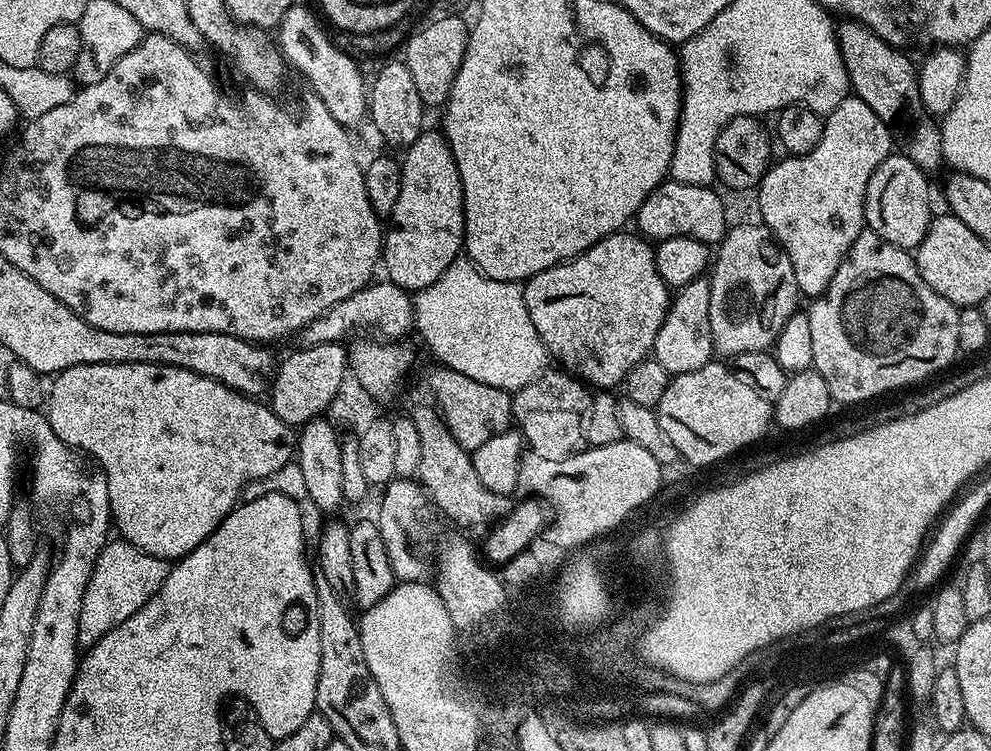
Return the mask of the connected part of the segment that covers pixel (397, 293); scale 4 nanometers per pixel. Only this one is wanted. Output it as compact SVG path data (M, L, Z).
M373 282L368 287L363 288L361 292L350 294L350 298L342 298L342 302L338 302L334 306L330 306L330 310L326 310L322 314L318 314L318 318L314 318L314 322L310 322L307 326L300 329L298 339L301 345L318 346L319 344L338 344L345 338L351 337L355 328L369 328L369 333L375 334L377 337L383 338L388 342L396 342L409 331L414 328L412 318L413 297L410 295L409 289L399 288L394 283Z

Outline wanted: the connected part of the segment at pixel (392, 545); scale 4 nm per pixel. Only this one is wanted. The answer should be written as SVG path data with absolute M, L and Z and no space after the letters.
M396 478L387 485L388 500L381 502L380 516L378 515L380 533L386 542L386 554L390 554L390 566L400 582L424 582L430 576L428 535L432 532L430 516L434 513L434 508L428 499L428 493L415 479L412 480Z

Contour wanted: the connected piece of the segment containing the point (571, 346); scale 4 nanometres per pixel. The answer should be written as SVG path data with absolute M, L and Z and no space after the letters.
M621 230L615 232L613 236L602 238L594 246L586 249L581 256L576 256L573 260L568 260L564 264L556 264L550 270L542 270L530 277L523 285L524 301L526 302L526 310L530 314L530 322L538 334L538 338L542 338L542 342L548 347L549 357L555 363L557 360L560 363L557 365L563 371L575 376L577 380L596 390L612 390L615 389L615 384L616 387L623 385L624 379L630 374L630 370L634 370L634 366L638 366L638 362L649 359L652 347L654 346L654 338L658 334L658 330L668 313L670 289L666 282L662 282L662 274L658 274L653 245L645 237L633 234L631 231L629 232L628 230Z

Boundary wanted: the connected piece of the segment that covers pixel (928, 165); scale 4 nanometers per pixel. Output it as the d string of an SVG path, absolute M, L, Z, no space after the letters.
M844 18L839 22L841 24L836 28L836 41L846 66L851 91L862 98L862 102L866 102L866 106L870 106L870 110L874 110L874 114L878 114L878 118L882 118L889 129L900 128L901 136L898 136L898 140L904 143L903 155L909 156L914 166L918 166L925 174L933 174L940 167L945 167L941 125L922 102L918 68L915 63L912 65L908 57L911 55L887 44L858 20Z

